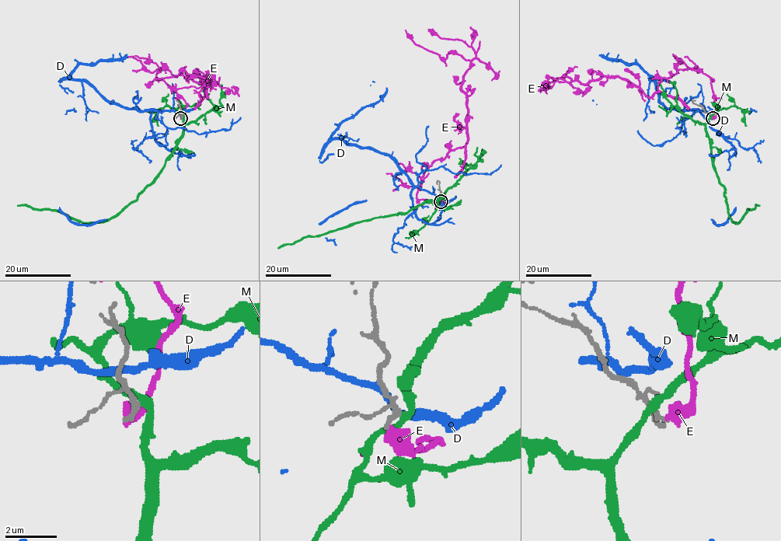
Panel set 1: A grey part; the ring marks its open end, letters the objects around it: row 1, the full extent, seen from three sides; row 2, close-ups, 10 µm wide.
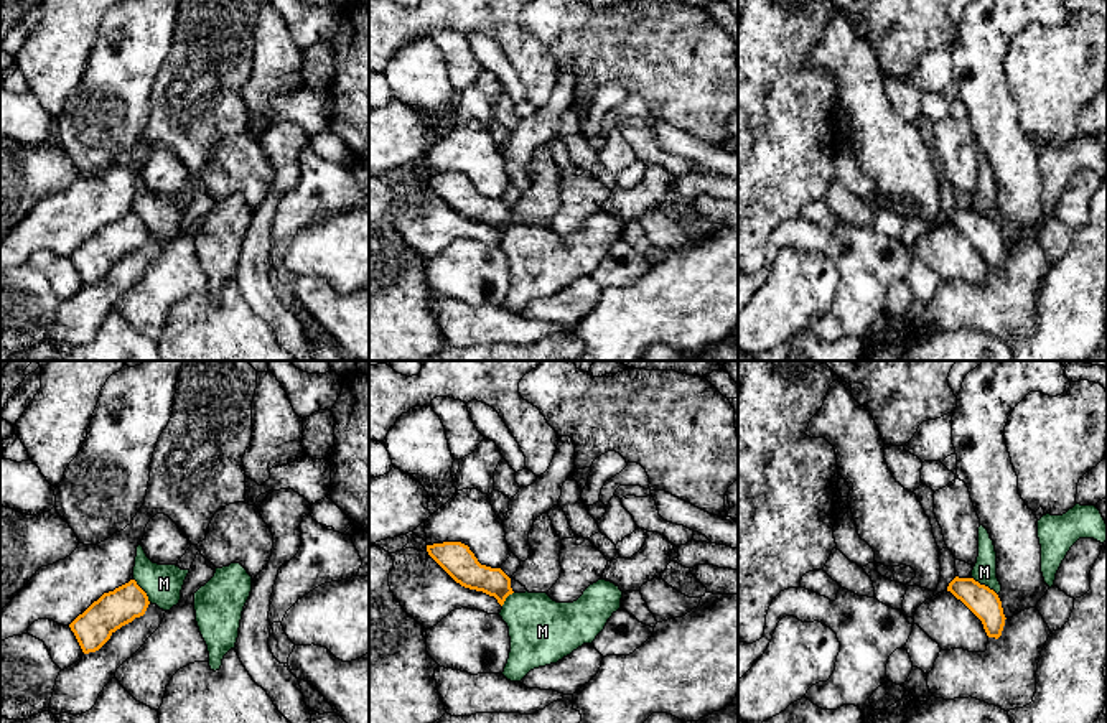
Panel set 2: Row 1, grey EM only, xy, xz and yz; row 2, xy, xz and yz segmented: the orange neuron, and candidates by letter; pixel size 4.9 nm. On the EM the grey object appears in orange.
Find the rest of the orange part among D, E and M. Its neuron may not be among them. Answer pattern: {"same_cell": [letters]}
{"same_cell": []}

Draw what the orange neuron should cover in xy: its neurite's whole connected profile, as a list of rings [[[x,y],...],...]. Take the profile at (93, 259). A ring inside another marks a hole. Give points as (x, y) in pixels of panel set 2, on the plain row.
[[[135,211],[104,224],[71,255],[84,285],[99,282],[110,267],[145,245],[150,232]]]

